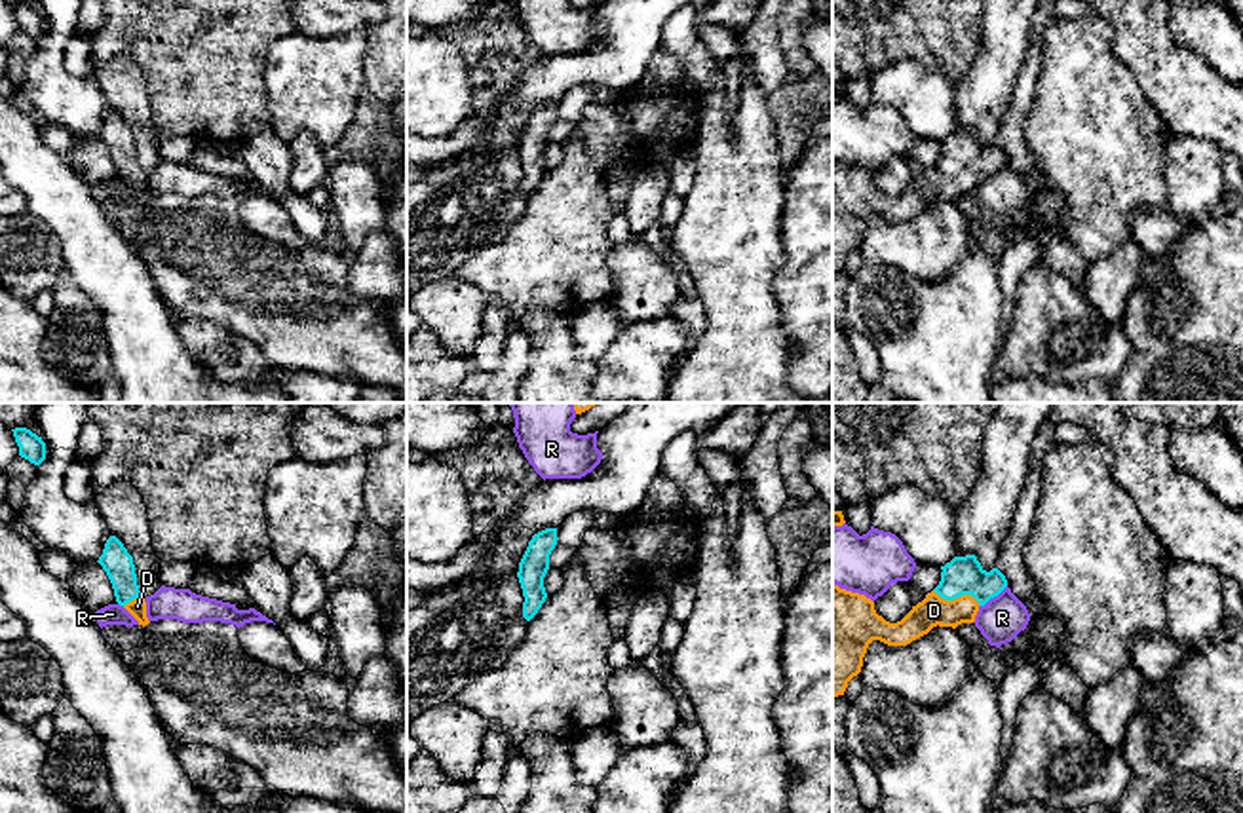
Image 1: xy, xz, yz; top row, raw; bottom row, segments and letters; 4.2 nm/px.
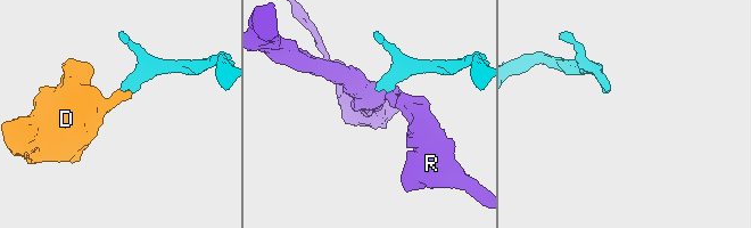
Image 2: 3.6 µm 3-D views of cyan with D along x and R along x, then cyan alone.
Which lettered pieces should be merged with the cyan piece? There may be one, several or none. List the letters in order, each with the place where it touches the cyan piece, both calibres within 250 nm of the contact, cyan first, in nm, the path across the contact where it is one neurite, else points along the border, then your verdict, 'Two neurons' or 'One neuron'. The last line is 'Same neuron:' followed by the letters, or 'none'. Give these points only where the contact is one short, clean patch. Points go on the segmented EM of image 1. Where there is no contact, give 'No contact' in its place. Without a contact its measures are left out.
D: Touches cyan at yz (956, 597). Thickness 160 nm (cyan) against 130 nm. Path across: yz (964, 574), (964, 587), (956, 597), (934, 610). One neuron
R: Touches cyan at yz (993, 597). Thickness 160 nm (cyan) against 190 nm. Boundary: yz (1006, 586), (979, 606). Two neurons
Same neuron: D

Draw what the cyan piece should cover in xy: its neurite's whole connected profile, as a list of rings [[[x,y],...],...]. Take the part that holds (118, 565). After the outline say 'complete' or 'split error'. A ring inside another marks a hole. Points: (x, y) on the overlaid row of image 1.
[[[116,536],[106,539],[97,562],[103,566],[112,583],[116,602],[124,606],[139,621],[139,625],[148,625],[146,602],[137,585],[133,557]]]; split error

